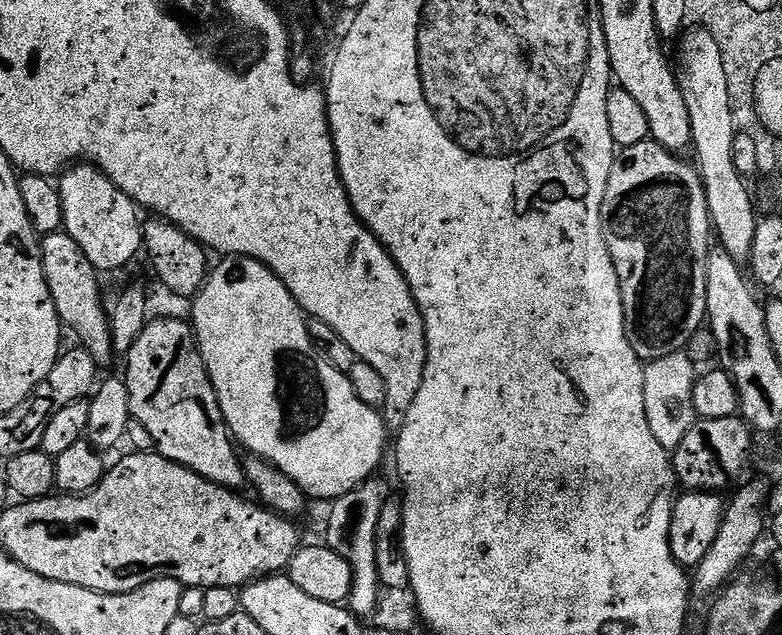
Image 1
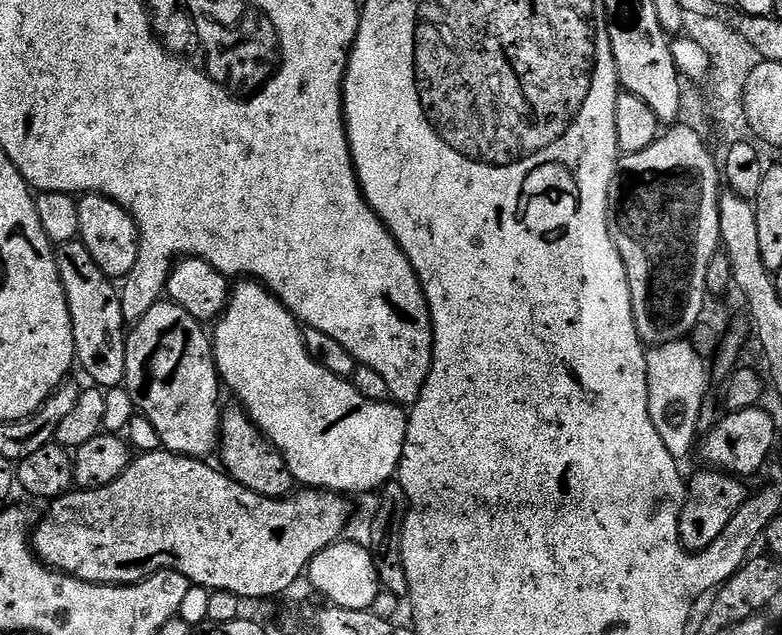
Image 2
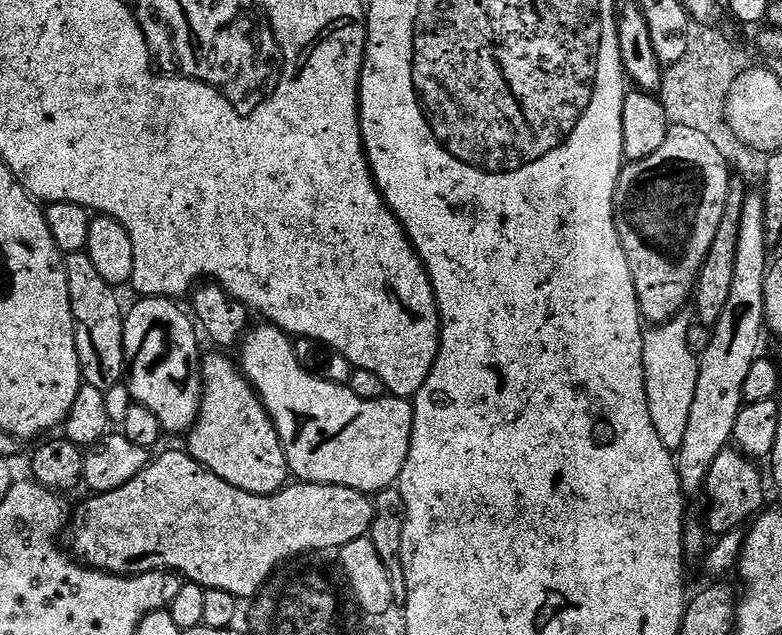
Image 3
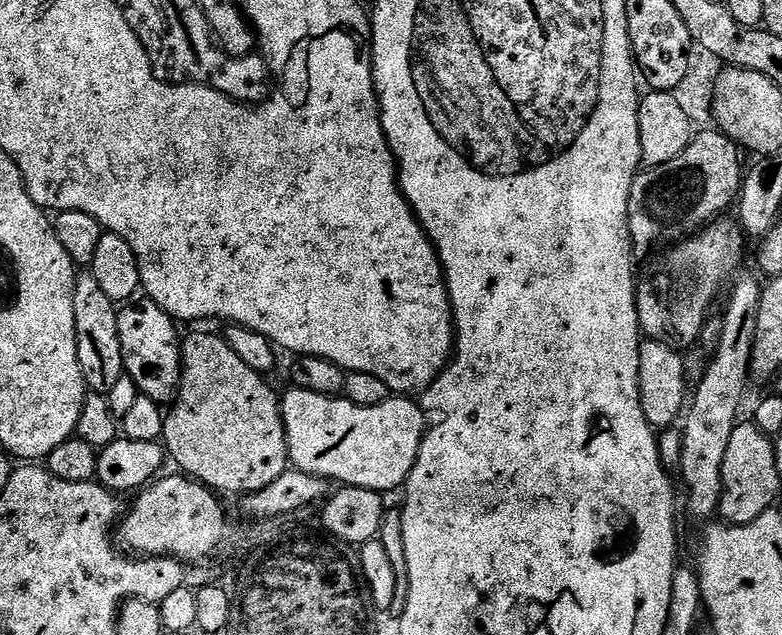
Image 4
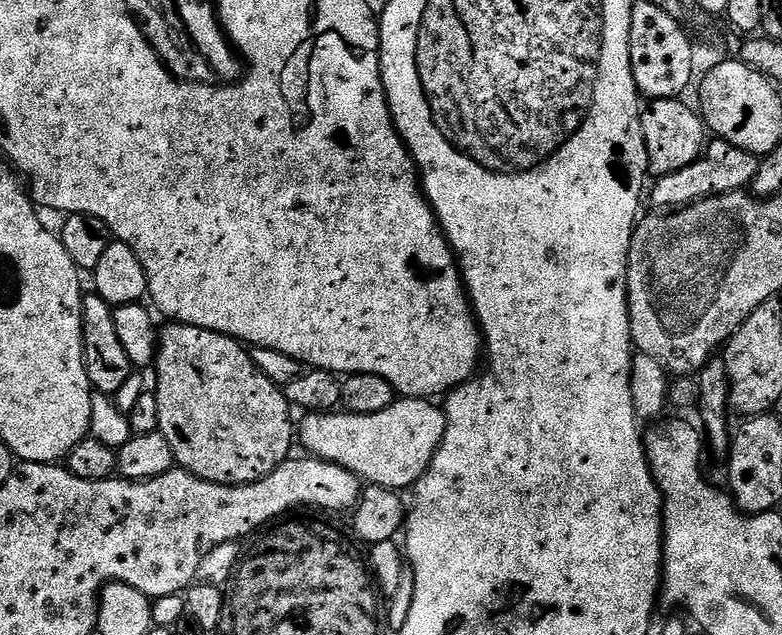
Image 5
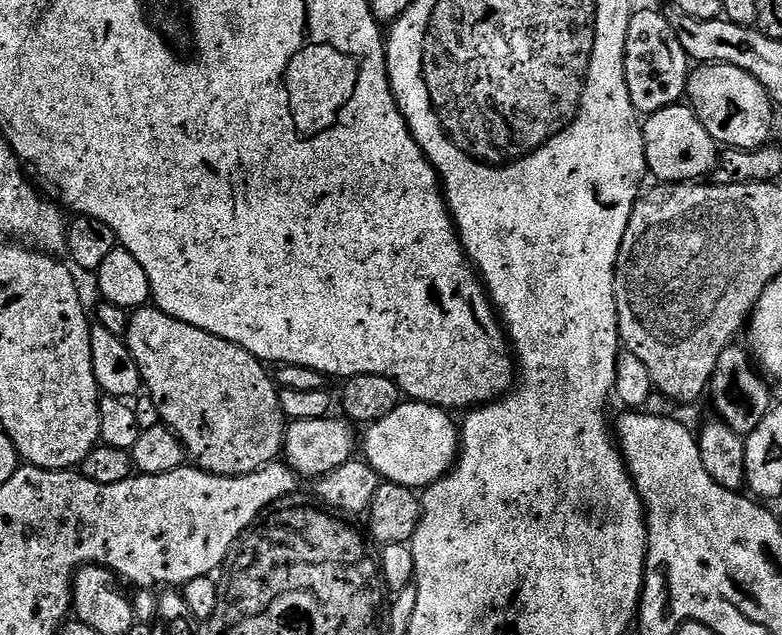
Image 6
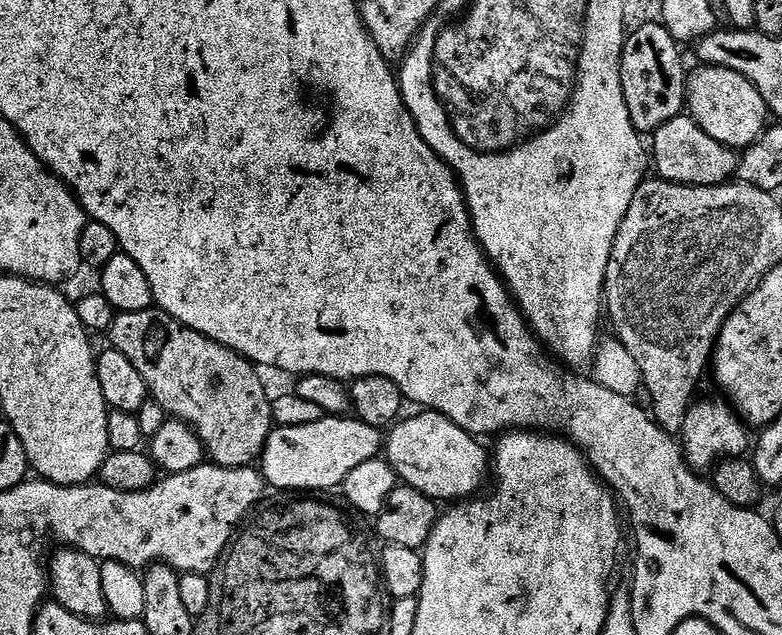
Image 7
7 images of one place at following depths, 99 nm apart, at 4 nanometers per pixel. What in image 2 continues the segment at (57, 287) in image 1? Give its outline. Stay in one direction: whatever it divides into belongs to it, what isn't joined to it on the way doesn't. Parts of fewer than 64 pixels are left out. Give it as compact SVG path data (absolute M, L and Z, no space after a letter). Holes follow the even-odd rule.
M79 238L56 248L56 265L62 278L62 290L66 290L66 302L70 306L78 368L101 390L121 387L126 374L127 335L117 285L102 274L102 270L98 270L98 262L90 258L90 250L86 250Z

